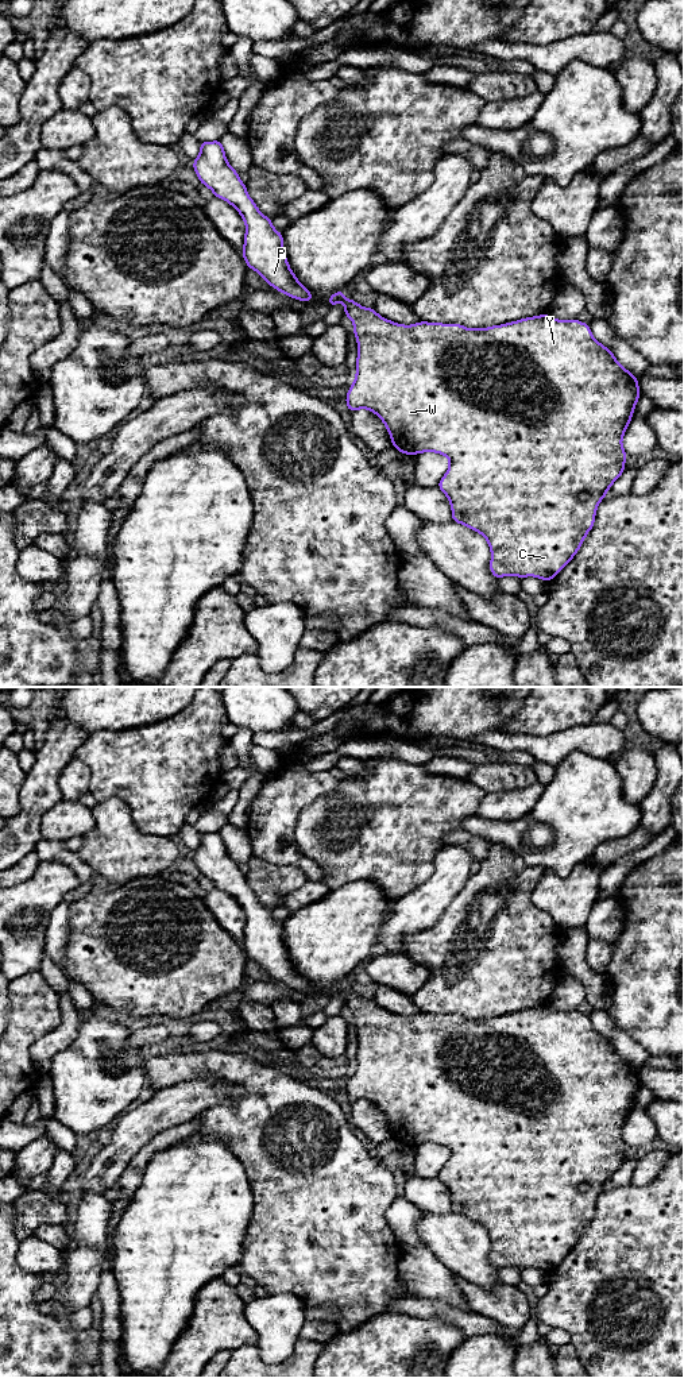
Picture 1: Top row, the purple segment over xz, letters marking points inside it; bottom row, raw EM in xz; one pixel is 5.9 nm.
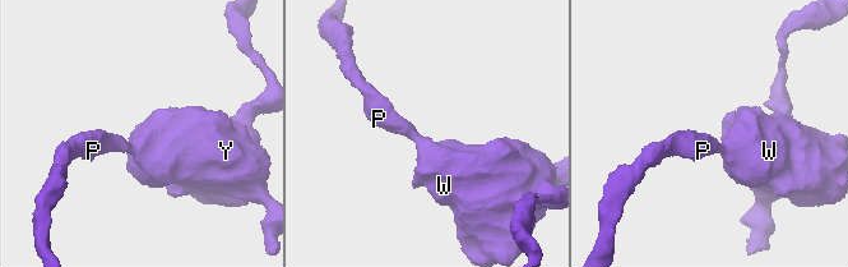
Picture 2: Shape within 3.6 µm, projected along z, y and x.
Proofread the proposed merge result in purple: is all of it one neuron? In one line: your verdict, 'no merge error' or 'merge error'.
no merge error

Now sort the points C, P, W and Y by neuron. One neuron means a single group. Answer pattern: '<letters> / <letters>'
C P W Y

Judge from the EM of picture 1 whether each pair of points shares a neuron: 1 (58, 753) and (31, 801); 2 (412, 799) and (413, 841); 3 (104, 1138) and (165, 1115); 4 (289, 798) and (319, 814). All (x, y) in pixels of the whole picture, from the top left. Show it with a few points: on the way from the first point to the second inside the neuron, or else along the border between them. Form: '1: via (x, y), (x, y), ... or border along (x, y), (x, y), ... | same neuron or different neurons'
1: via (49, 765), (38, 788) | same neuron
2: via (412, 810), (412, 830) | same neuron
3: border along (111, 1131), (111, 1138), (103, 1146) | different neurons
4: border along (333, 791), (313, 799), (302, 809), (293, 836) | different neurons

